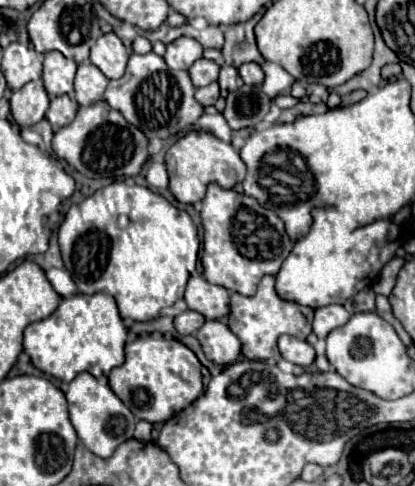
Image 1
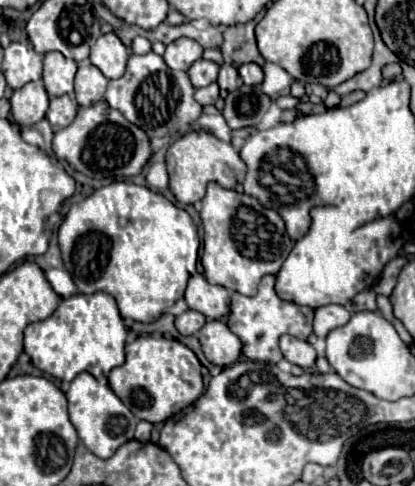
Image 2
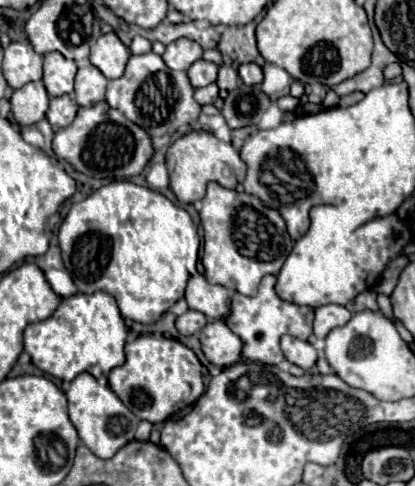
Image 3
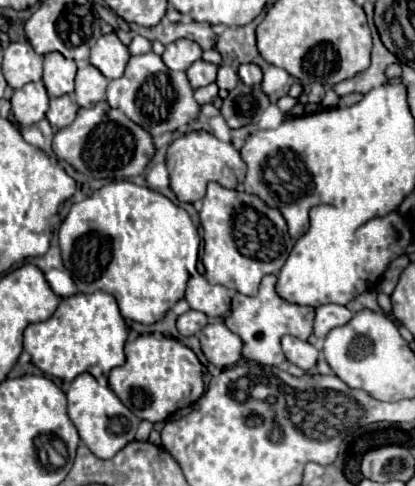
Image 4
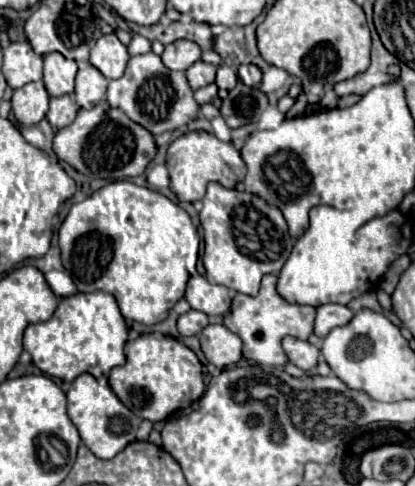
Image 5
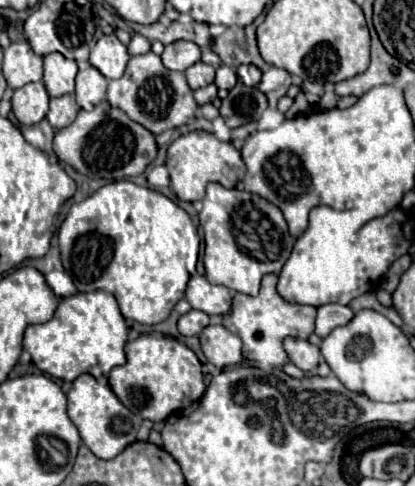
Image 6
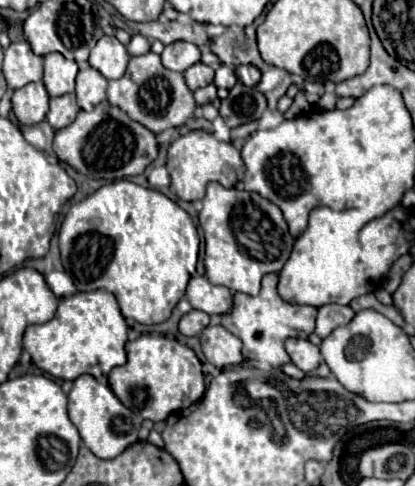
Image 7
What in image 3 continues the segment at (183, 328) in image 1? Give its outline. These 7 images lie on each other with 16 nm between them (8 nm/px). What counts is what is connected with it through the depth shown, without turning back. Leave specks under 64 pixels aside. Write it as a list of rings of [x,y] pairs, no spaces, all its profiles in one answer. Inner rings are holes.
[[[188,310],[176,318],[176,328],[182,336],[192,336],[192,334],[200,332],[206,324],[208,324],[208,318],[196,310]]]

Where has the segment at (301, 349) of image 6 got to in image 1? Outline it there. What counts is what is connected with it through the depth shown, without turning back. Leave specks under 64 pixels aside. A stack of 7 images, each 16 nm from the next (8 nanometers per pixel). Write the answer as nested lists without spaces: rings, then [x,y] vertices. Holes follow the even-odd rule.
[[[280,336],[278,344],[280,344],[280,352],[282,352],[284,360],[298,364],[302,368],[310,368],[314,364],[316,350],[308,342],[298,340],[294,336]]]

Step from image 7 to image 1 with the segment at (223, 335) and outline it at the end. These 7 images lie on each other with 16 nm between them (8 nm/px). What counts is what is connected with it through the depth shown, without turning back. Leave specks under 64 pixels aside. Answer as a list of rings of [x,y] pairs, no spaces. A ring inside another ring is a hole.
[[[208,320],[196,338],[202,344],[202,350],[208,360],[218,366],[230,366],[240,356],[240,340],[230,332],[230,328],[220,320]]]

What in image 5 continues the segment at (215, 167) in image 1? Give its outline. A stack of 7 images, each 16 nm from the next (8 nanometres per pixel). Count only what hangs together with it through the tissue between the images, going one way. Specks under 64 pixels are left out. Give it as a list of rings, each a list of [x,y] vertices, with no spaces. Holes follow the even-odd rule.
[[[204,130],[188,132],[174,140],[168,148],[166,168],[170,172],[170,188],[174,190],[180,202],[202,200],[208,182],[218,182],[224,188],[234,188],[238,182],[244,180],[246,174],[246,164],[240,152],[230,142],[220,142],[214,134]]]

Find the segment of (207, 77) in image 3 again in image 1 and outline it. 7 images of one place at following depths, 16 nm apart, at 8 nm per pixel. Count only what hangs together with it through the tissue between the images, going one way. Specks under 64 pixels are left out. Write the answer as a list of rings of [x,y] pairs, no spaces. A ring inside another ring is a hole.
[[[200,58],[200,60],[196,60],[196,62],[192,64],[192,68],[188,70],[188,74],[190,74],[190,78],[192,78],[192,84],[194,84],[196,88],[200,88],[200,86],[208,86],[208,84],[216,82],[218,70],[220,70],[220,66],[218,66],[216,62],[206,60],[206,58]]]

